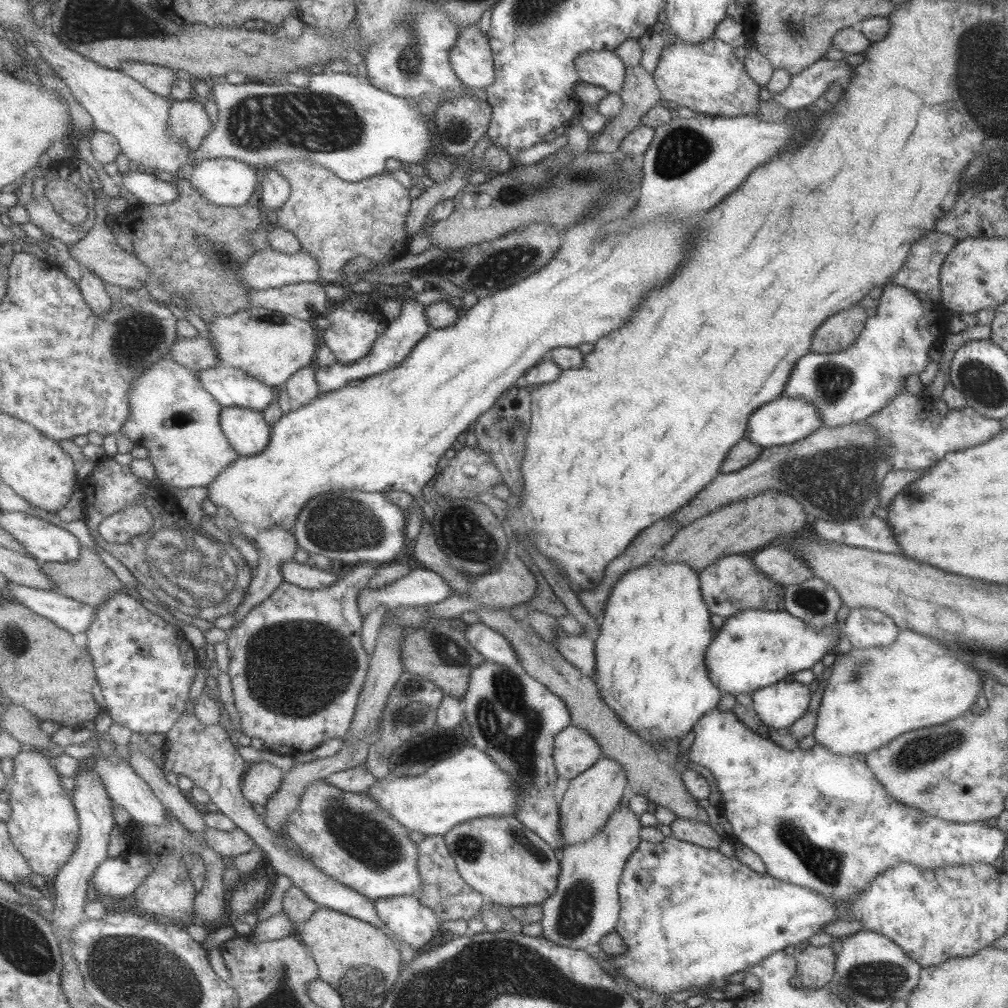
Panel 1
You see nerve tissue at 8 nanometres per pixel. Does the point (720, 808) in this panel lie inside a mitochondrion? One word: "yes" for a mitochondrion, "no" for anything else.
no

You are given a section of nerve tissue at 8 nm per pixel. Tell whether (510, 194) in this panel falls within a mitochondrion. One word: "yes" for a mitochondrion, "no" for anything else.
yes

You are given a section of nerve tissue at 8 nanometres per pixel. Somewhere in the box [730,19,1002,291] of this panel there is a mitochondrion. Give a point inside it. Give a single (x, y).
(969, 50)

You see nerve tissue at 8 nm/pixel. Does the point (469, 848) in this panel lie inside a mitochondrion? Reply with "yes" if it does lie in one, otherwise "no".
yes

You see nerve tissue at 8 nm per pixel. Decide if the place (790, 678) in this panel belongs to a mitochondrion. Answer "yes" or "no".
no

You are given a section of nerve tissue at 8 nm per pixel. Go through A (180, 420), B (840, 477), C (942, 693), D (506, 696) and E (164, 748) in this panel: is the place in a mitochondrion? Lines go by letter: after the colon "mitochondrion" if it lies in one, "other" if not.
A: other
B: mitochondrion
C: other
D: mitochondrion
E: other

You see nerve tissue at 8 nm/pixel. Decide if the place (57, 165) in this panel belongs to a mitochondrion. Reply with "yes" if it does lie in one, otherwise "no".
no

